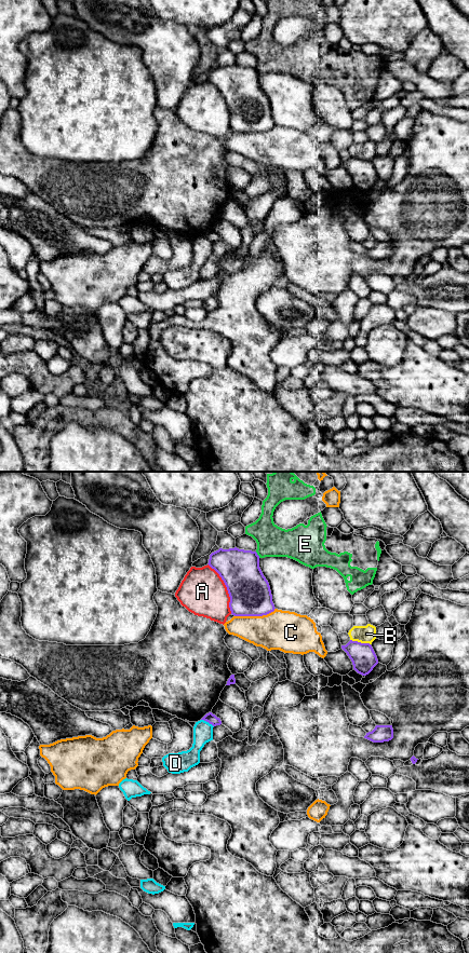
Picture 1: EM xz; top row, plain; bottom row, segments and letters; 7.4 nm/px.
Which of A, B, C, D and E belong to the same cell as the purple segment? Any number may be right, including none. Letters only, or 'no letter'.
no letter

